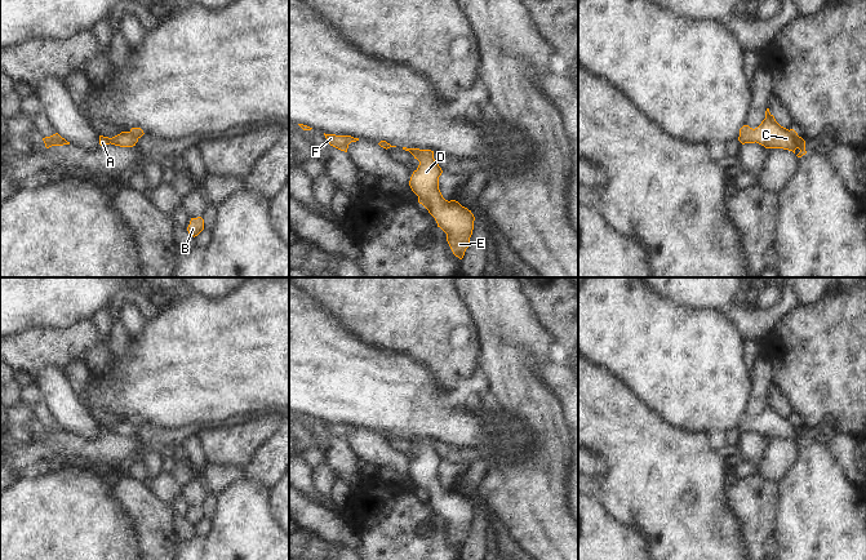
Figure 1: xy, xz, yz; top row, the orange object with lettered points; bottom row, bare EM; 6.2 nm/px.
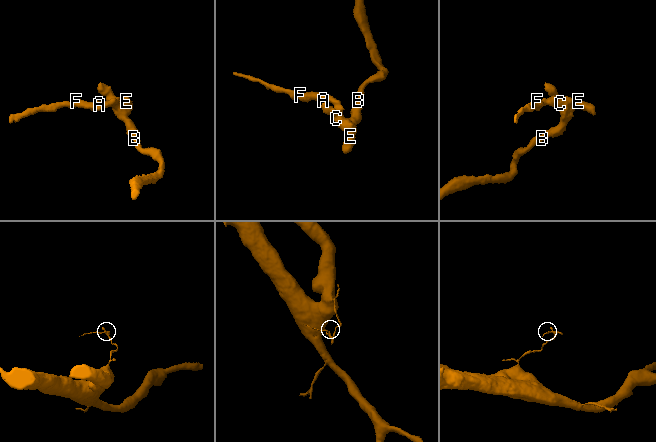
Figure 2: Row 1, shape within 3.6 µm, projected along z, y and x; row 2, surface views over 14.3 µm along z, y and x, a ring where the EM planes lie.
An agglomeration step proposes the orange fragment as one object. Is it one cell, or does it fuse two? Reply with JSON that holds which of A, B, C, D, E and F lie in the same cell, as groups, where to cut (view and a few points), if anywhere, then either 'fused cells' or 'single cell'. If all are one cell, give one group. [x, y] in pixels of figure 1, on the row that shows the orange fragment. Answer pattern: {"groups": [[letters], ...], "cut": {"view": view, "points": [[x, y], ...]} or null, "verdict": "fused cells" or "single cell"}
{"groups": [["A", "B", "C", "D", "E", "F"]], "cut": null, "verdict": "single cell"}

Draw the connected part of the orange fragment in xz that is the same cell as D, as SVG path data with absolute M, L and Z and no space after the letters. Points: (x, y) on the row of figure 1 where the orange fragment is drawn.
M407 147L403 150L419 161L409 181L412 191L418 196L418 203L435 218L438 227L447 234L453 254L462 259L472 235L474 214L458 201L443 197L439 190L443 170L434 159L434 151Z

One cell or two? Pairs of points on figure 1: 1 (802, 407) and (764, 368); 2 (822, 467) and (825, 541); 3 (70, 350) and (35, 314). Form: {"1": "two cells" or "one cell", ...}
{"1": "two cells", "2": "one cell", "3": "two cells"}

